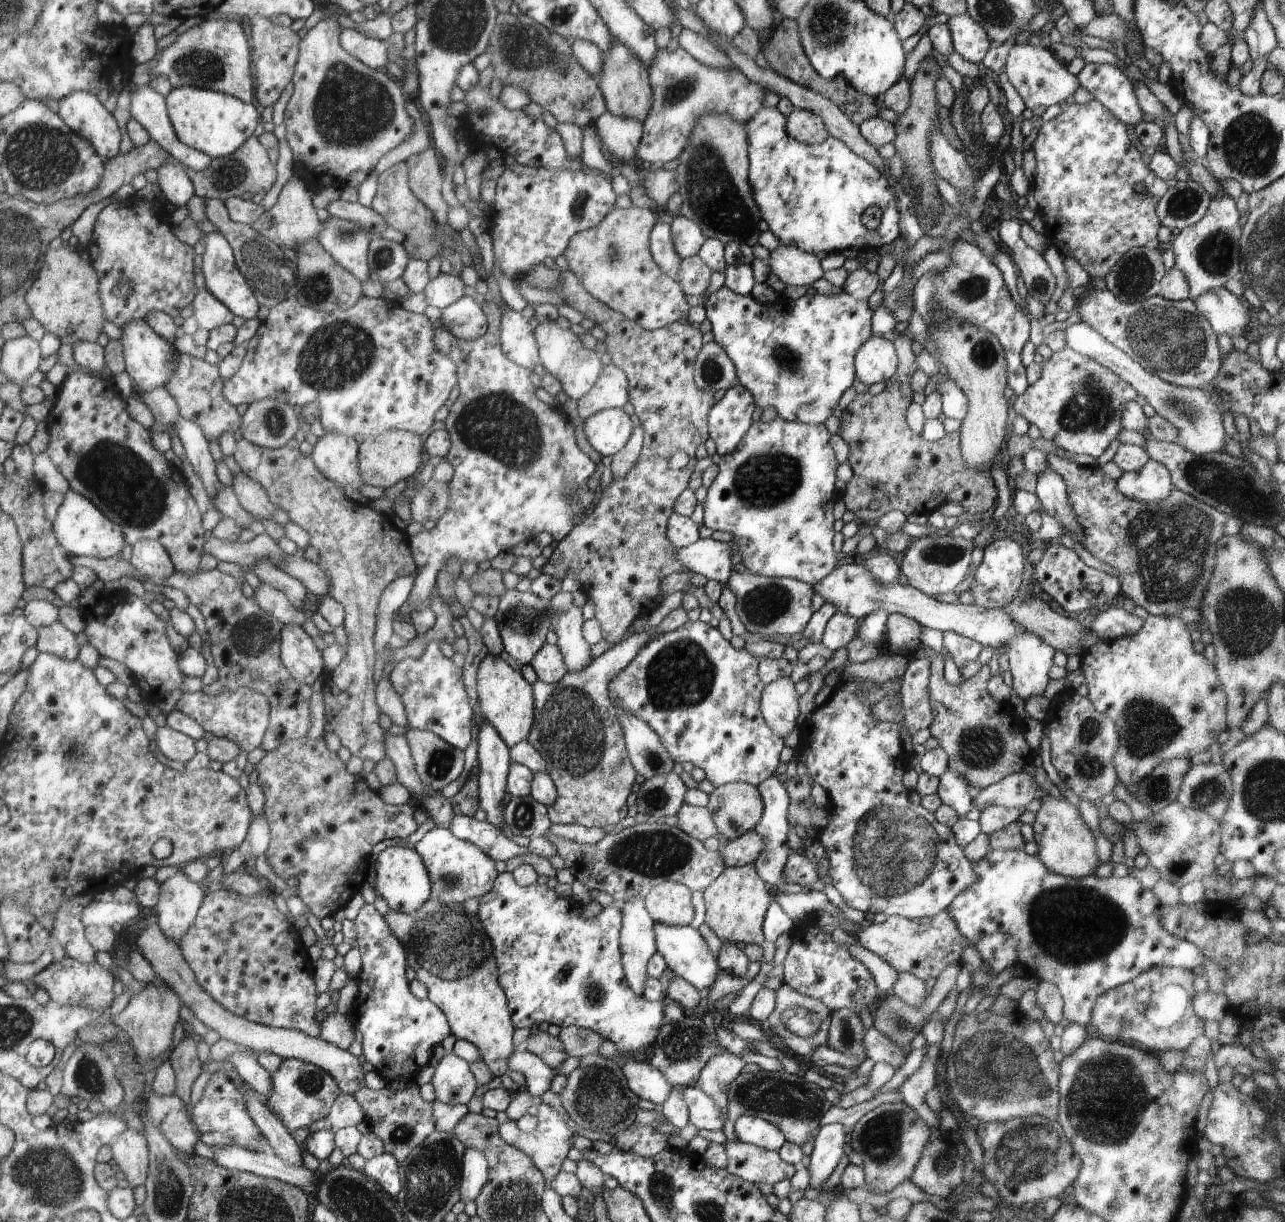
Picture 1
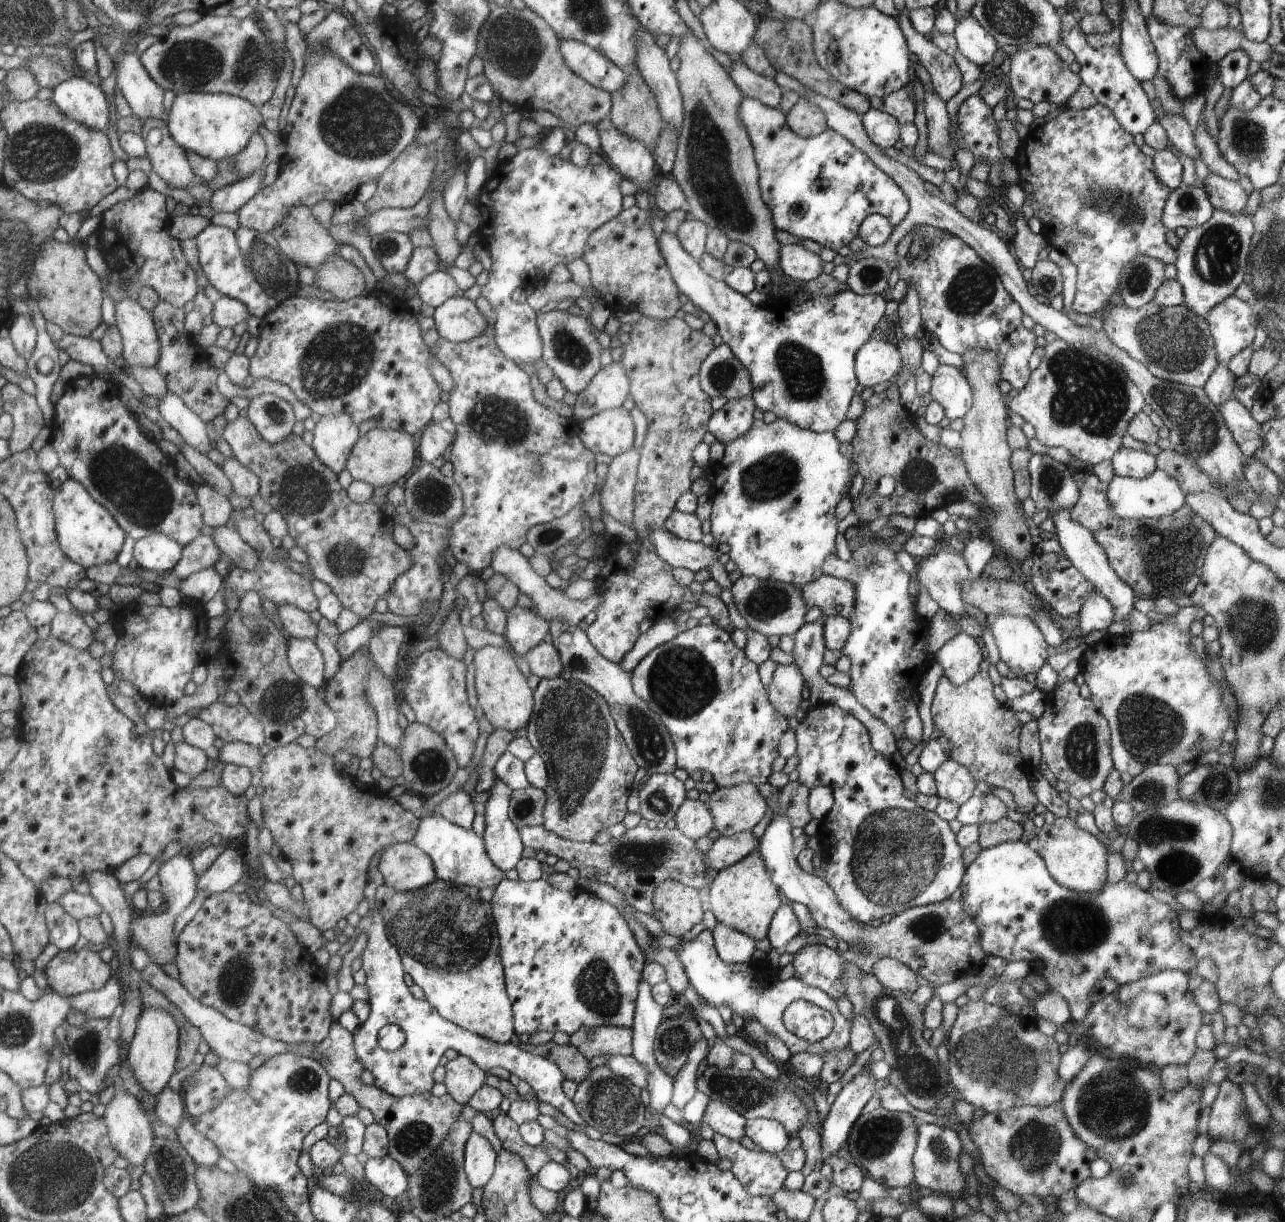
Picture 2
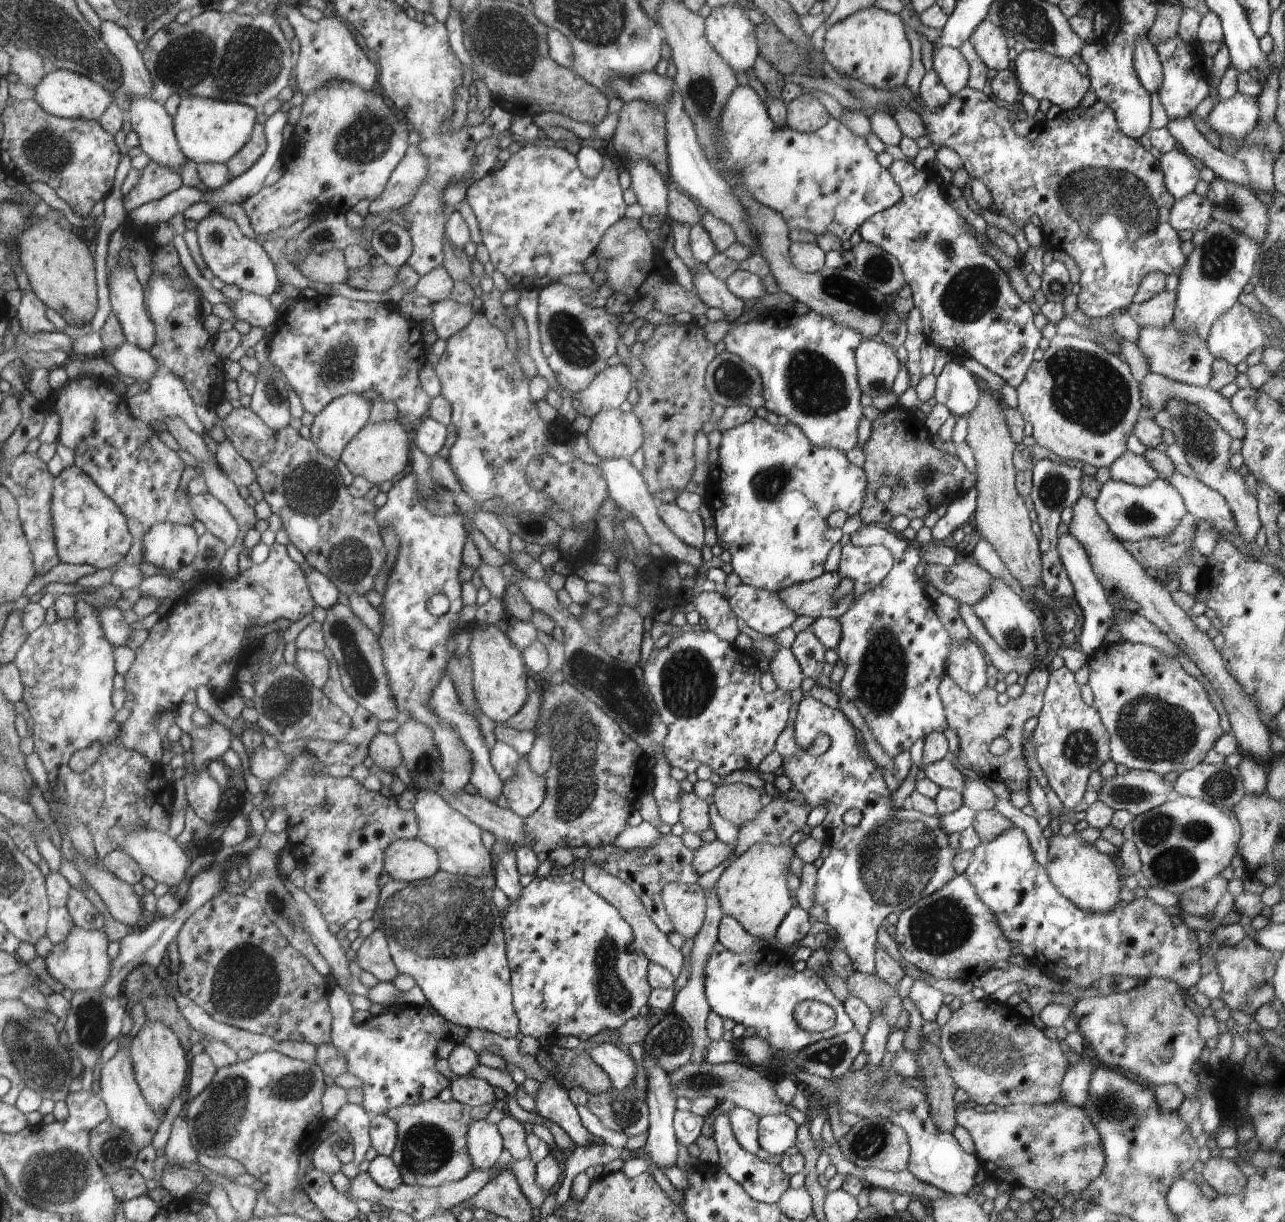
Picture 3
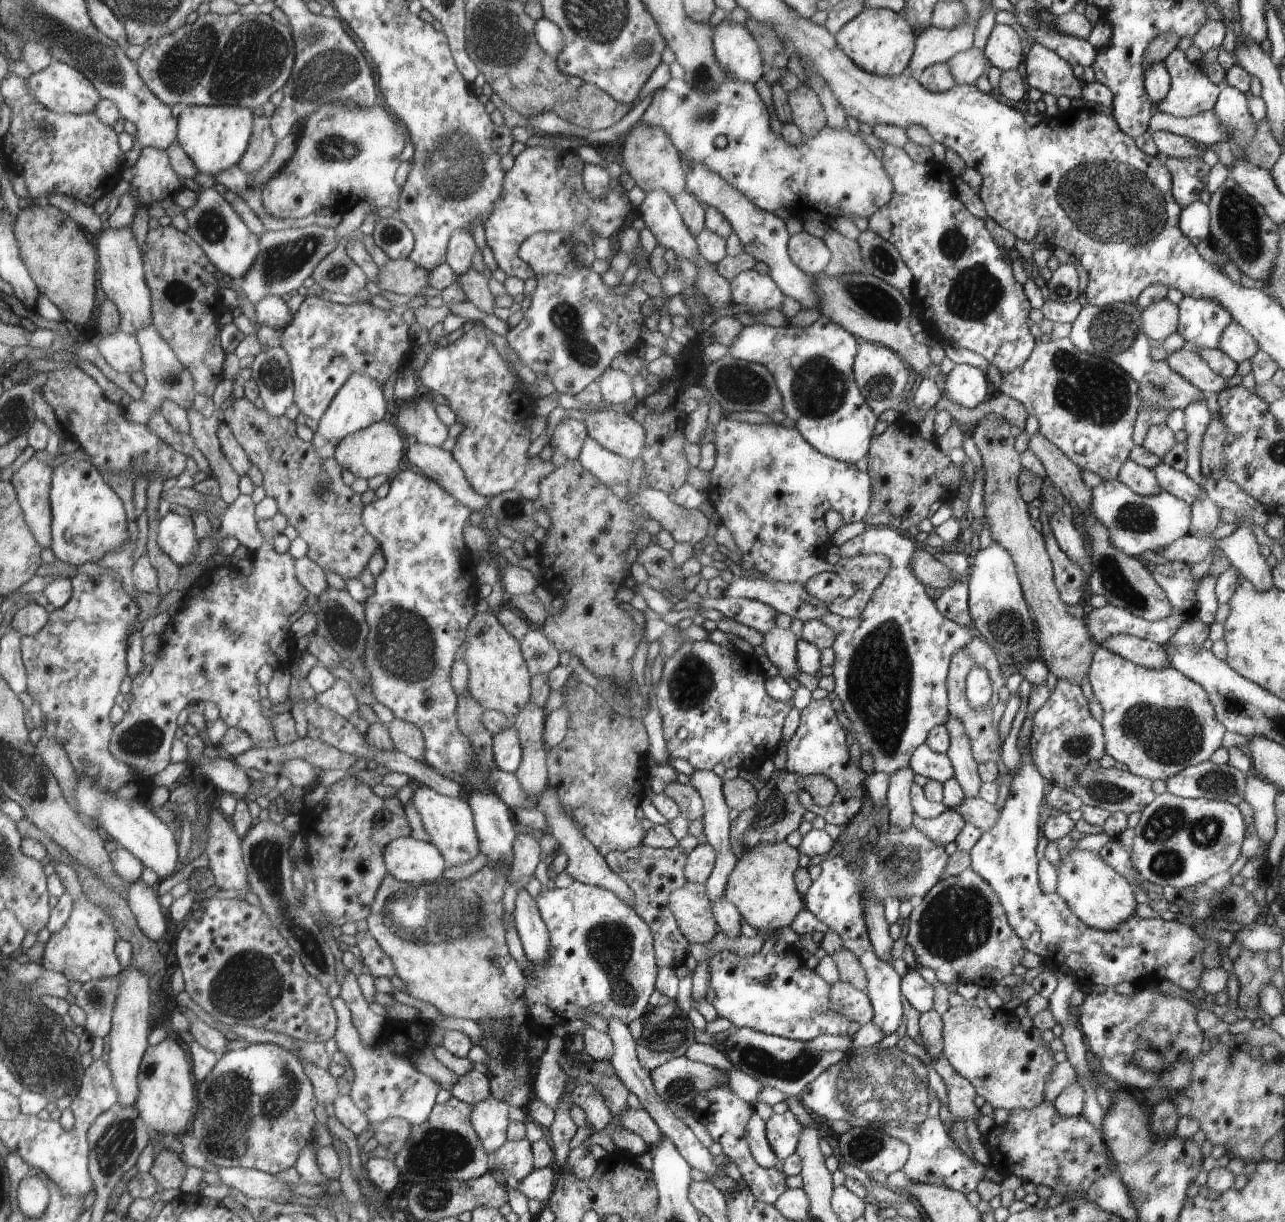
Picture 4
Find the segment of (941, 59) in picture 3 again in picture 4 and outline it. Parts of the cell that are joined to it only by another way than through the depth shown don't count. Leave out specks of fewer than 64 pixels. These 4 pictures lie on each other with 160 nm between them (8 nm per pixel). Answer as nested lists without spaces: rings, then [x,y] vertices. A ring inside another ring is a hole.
[[[976,47],[954,54],[946,64],[958,85],[974,85],[976,80],[991,67],[989,60],[984,56],[983,49]]]

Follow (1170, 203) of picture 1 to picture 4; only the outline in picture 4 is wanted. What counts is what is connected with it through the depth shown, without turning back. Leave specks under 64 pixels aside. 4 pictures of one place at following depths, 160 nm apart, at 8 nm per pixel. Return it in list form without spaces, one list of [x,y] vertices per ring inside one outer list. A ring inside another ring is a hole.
[[[1198,200],[1182,209],[1178,219],[1178,228],[1190,239],[1210,238],[1211,214],[1209,205]]]

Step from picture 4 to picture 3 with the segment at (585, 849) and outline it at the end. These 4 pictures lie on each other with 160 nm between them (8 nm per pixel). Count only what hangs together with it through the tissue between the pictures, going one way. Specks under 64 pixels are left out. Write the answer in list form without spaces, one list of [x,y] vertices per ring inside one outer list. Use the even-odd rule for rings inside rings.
[[[586,858],[586,860],[582,862],[584,864],[583,881],[587,883],[596,894],[601,895],[604,899],[607,899],[612,906],[617,907],[619,913],[630,923],[634,930],[634,948],[641,951],[651,963],[656,963],[666,968],[666,970],[677,979],[678,976],[680,976],[680,972],[682,972],[682,966],[684,966],[684,956],[680,950],[676,949],[668,942],[666,933],[662,932],[654,922],[652,922],[638,895],[625,882],[622,882],[618,877],[609,875],[596,863],[592,862],[592,860]]]

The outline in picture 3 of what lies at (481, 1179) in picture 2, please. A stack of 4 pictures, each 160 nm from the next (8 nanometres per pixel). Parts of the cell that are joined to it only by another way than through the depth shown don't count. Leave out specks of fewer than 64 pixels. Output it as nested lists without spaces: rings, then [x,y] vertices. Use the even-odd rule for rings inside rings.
[[[484,1119],[474,1121],[469,1126],[466,1138],[467,1153],[473,1168],[479,1171],[490,1171],[504,1148],[498,1127]]]

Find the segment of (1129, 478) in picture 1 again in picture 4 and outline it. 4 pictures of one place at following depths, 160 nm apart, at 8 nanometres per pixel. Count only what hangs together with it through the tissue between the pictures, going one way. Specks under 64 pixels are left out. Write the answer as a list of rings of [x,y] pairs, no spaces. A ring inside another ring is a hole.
[[[1117,478],[1104,481],[1091,489],[1091,515],[1109,532],[1109,539],[1127,555],[1139,557],[1145,550],[1156,551],[1167,547],[1180,537],[1189,534],[1191,506],[1173,494],[1160,491],[1153,495],[1139,495]]]

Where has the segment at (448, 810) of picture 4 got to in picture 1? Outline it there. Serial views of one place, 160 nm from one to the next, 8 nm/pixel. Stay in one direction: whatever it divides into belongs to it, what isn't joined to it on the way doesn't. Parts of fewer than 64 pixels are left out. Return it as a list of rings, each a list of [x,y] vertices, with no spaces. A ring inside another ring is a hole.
[[[436,826],[427,832],[424,837],[414,844],[414,851],[418,851],[431,875],[432,893],[436,894],[444,904],[463,904],[468,898],[480,899],[495,887],[499,873],[496,870],[496,862],[482,848],[456,838],[446,828]]]

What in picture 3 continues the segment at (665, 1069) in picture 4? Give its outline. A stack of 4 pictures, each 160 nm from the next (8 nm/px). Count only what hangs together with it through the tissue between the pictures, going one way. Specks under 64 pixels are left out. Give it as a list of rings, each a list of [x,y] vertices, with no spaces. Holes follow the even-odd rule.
[[[690,1060],[676,1069],[671,1075],[677,1098],[685,1098],[685,1101],[701,1096],[711,1096],[719,1102],[728,1100],[735,1107],[748,1109],[760,1118],[766,1115],[786,1114],[787,1104],[784,1104],[774,1090],[775,1083],[770,1081],[766,1074],[758,1072],[747,1063],[692,1063]]]

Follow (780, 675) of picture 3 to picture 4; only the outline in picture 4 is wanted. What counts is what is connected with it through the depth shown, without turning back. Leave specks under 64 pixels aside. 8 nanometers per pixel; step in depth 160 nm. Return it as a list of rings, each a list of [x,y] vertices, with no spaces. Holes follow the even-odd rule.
[[[774,625],[765,635],[762,648],[766,656],[784,678],[801,677],[801,670],[797,663],[798,638],[790,629]]]

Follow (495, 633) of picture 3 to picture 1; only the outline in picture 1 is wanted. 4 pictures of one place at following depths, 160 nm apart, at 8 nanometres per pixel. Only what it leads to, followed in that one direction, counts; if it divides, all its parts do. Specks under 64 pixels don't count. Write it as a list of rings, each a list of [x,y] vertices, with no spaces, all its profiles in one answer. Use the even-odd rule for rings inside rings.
[[[486,654],[478,667],[478,704],[480,712],[487,722],[496,728],[497,734],[508,749],[528,739],[528,734],[535,727],[535,698],[532,688],[518,670],[510,668],[500,656]]]

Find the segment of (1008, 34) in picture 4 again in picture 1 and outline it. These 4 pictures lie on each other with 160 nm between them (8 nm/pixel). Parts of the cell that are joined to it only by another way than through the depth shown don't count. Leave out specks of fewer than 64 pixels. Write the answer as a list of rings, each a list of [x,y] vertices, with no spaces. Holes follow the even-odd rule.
[[[967,13],[951,17],[947,24],[953,50],[966,61],[981,66],[983,58],[992,47],[988,34]]]

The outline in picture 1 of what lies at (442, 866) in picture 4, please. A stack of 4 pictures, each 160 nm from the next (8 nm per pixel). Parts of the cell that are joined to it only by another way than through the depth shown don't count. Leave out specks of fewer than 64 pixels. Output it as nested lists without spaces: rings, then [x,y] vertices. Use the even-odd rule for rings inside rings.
[[[388,846],[376,860],[376,882],[374,891],[386,901],[391,910],[409,914],[415,912],[431,898],[432,880],[427,866],[418,851],[403,846]]]

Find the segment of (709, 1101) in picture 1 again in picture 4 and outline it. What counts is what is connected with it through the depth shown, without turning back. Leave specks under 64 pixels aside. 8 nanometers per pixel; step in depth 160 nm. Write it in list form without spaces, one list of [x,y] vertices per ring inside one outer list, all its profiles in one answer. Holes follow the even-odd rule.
[[[757,1112],[752,1113],[746,1130],[746,1139],[750,1143],[751,1153],[756,1162],[763,1167],[774,1167],[779,1159],[767,1141],[765,1120]]]

